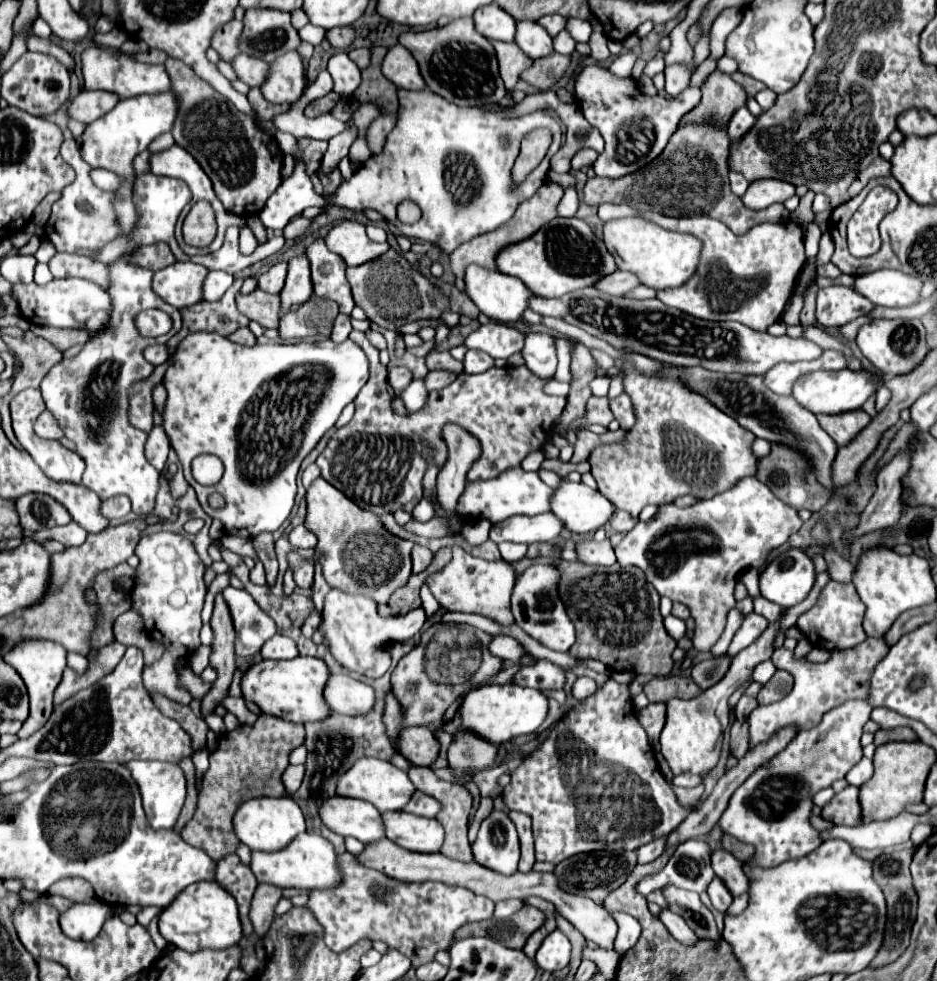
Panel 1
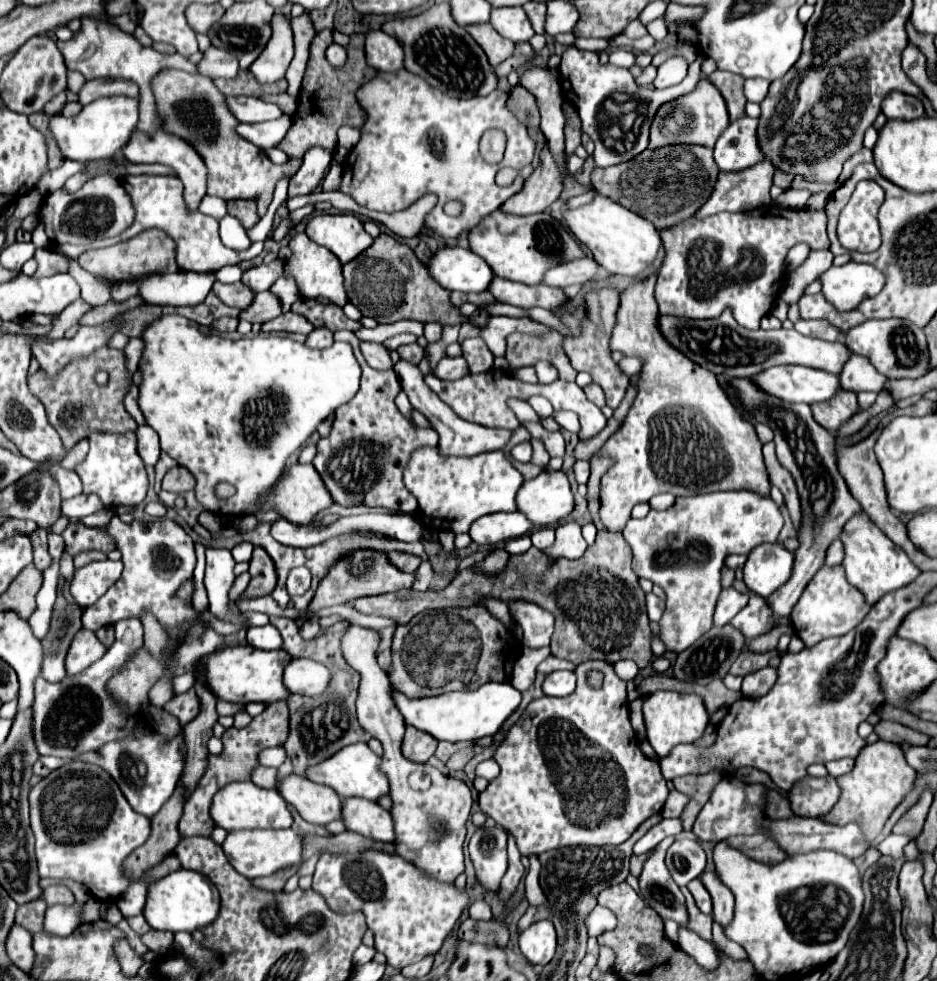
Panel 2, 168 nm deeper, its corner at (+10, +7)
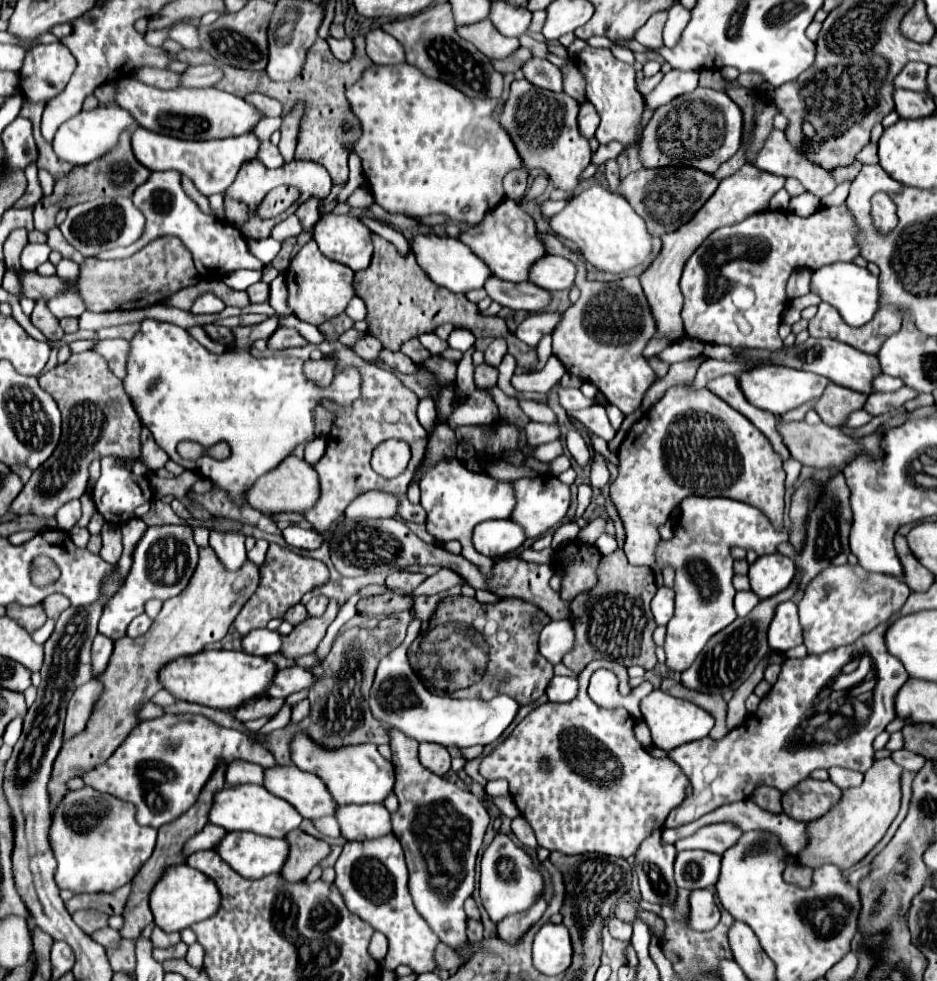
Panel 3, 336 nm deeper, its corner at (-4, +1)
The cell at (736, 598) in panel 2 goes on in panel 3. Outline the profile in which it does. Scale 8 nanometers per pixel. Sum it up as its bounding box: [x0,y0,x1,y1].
[735,592,759,618]

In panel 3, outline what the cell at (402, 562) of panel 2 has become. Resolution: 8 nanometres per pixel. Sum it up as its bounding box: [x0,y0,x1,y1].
[385,570,427,594]

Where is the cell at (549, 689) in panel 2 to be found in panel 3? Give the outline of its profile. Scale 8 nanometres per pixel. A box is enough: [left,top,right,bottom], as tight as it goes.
[547,676,579,702]

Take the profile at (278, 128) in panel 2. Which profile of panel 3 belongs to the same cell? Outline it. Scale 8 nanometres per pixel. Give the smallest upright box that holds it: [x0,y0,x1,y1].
[131,128,261,196]

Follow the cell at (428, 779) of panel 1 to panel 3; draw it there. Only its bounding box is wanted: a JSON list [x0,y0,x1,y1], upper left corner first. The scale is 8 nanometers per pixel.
[387,730,489,948]

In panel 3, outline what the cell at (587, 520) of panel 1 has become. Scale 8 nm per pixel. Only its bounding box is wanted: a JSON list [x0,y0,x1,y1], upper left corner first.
[511,476,571,540]

